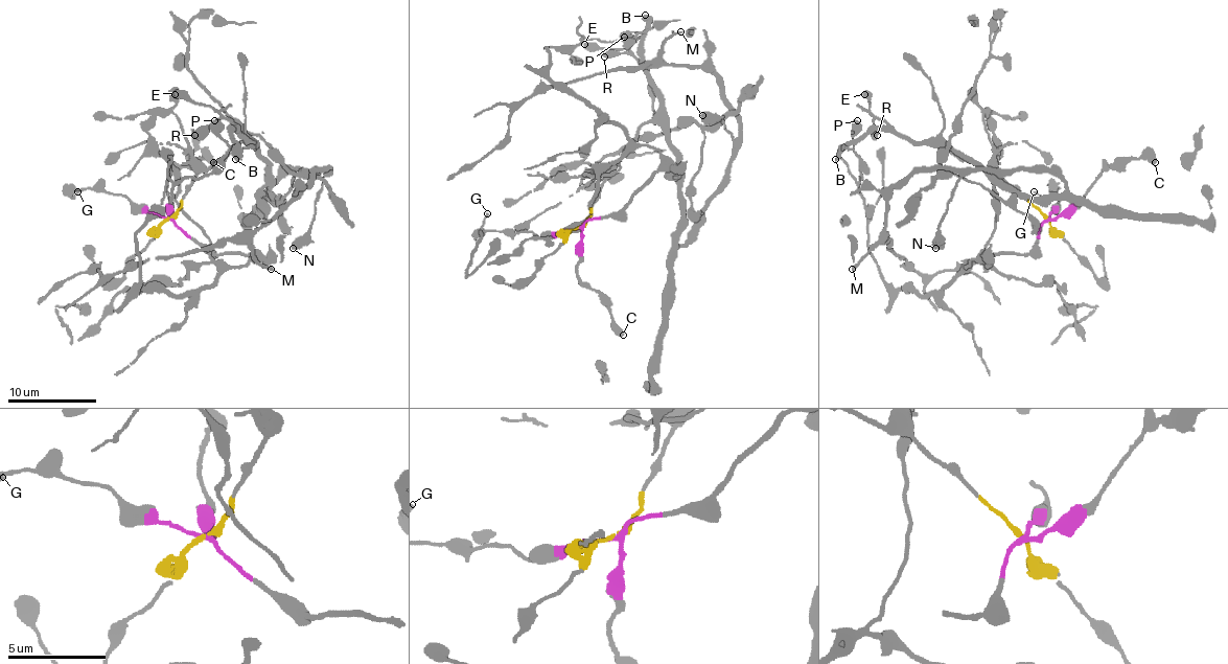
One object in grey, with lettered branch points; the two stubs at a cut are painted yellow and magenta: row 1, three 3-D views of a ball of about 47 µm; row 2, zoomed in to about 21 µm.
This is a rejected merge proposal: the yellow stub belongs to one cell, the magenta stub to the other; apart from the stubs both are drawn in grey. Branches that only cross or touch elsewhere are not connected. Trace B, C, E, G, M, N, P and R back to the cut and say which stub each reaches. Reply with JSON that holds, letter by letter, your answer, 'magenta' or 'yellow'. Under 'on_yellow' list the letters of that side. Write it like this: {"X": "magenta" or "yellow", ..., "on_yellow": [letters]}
{"B": "yellow", "C": "magenta", "E": "yellow", "G": "magenta", "M": "yellow", "N": "yellow", "P": "magenta", "R": "yellow", "on_yellow": ["B", "E", "M", "N", "R"]}

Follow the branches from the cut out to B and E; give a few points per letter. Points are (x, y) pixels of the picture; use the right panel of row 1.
B: (1048, 218), (995, 174), (951, 153), (940, 142), (910, 142), (893, 131), (869, 129), (835, 160)
E: (1048, 218), (999, 178), (951, 153), (940, 142), (910, 142), (871, 111), (864, 93)

